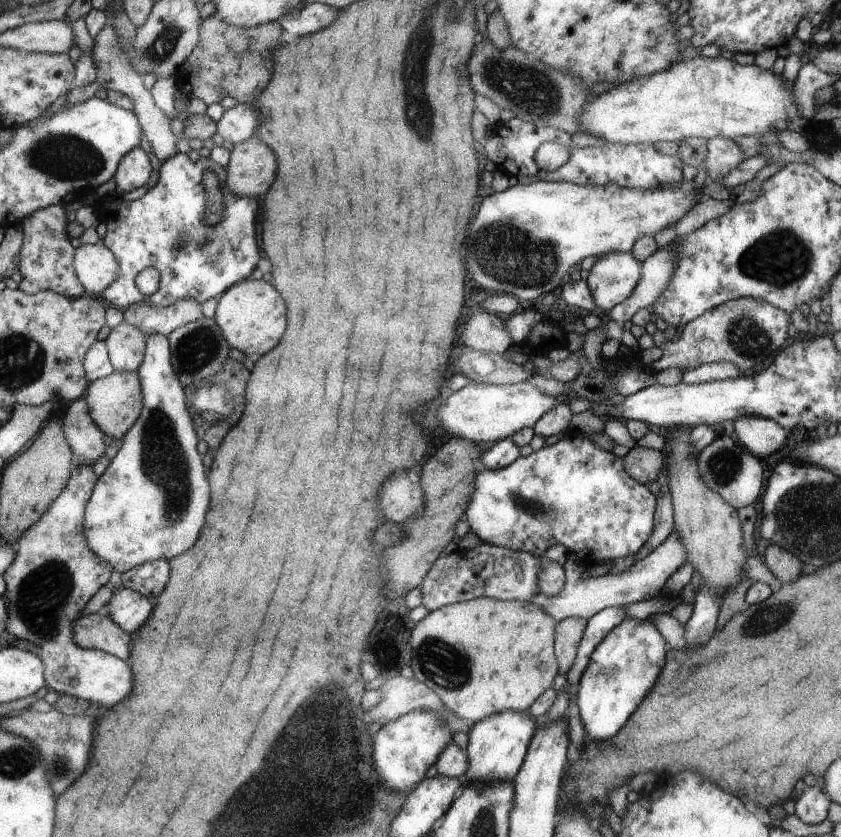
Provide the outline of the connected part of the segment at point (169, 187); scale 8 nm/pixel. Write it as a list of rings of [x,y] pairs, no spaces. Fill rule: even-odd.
[[[180,152],[176,153],[169,161],[161,163],[159,167],[160,169],[158,183],[156,184],[156,186],[154,186],[154,188],[148,190],[148,192],[140,199],[137,199],[135,201],[125,201],[118,196],[115,198],[113,198],[113,196],[112,198],[108,196],[99,198],[94,204],[94,210],[96,211],[99,220],[106,222],[107,224],[104,243],[110,248],[112,252],[114,252],[116,256],[118,256],[119,260],[119,276],[117,277],[115,283],[102,294],[102,298],[105,298],[108,303],[121,310],[124,310],[127,306],[130,306],[130,304],[140,305],[143,303],[155,307],[167,307],[171,304],[174,304],[177,300],[182,300],[182,298],[191,298],[197,300],[200,304],[202,304],[209,298],[218,296],[218,294],[222,294],[223,292],[228,291],[229,288],[233,287],[235,284],[241,283],[243,280],[252,278],[250,274],[254,272],[254,268],[256,268],[256,264],[258,264],[258,260],[260,260],[260,250],[258,250],[258,242],[256,242],[256,216],[258,216],[258,202],[256,202],[257,198],[238,196],[232,189],[226,189],[224,187],[227,175],[227,170],[225,167],[220,166],[217,162],[214,162],[210,157],[200,157],[197,161],[194,162],[194,160],[192,160],[190,156],[186,155],[186,153]],[[210,169],[212,169],[218,175],[221,189],[223,189],[223,201],[225,206],[223,210],[224,216],[222,217],[222,220],[213,227],[209,227],[203,221],[203,216],[206,208],[206,193],[203,185],[203,174],[205,173],[205,170]],[[182,233],[186,233],[189,236],[189,239],[183,245],[181,244]],[[150,266],[152,266],[152,268],[156,268],[156,270],[160,272],[160,282],[158,289],[153,294],[146,295],[140,292],[138,286],[136,286],[136,283],[134,283],[134,278],[136,278],[136,275],[139,272],[142,272],[144,268],[150,268]]]

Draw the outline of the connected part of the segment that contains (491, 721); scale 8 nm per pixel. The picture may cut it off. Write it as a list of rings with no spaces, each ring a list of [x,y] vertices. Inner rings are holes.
[[[529,709],[495,712],[472,724],[469,730],[469,770],[466,782],[494,782],[494,780],[512,781],[525,764],[529,744],[536,734],[540,718],[535,717]]]

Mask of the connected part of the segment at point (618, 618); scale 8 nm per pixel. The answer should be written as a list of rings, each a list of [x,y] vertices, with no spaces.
[[[606,607],[604,610],[597,612],[592,618],[589,618],[577,650],[574,664],[567,673],[571,698],[573,694],[577,694],[579,680],[586,665],[590,662],[590,655],[617,624],[628,618],[624,616],[624,613],[624,607]]]

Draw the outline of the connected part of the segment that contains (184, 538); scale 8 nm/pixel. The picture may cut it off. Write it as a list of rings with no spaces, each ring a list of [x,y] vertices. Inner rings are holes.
[[[162,333],[149,334],[145,358],[137,373],[144,393],[144,407],[137,422],[123,436],[120,450],[97,478],[85,512],[87,541],[93,551],[104,557],[120,574],[148,561],[169,561],[192,548],[204,526],[204,516],[210,502],[210,486],[202,466],[202,456],[198,454],[196,426],[187,409],[187,390],[174,372],[168,336]]]

